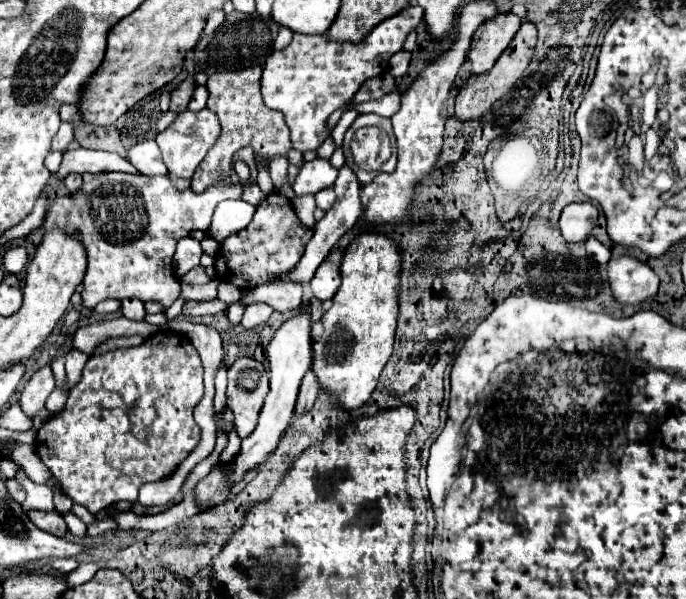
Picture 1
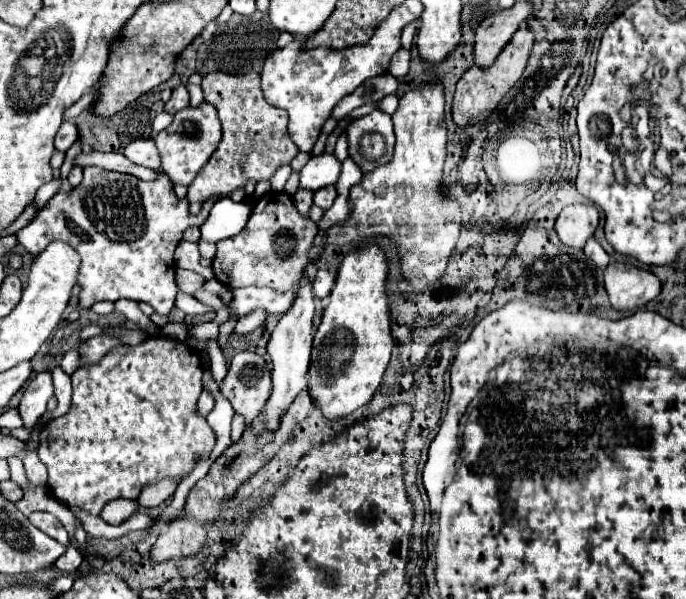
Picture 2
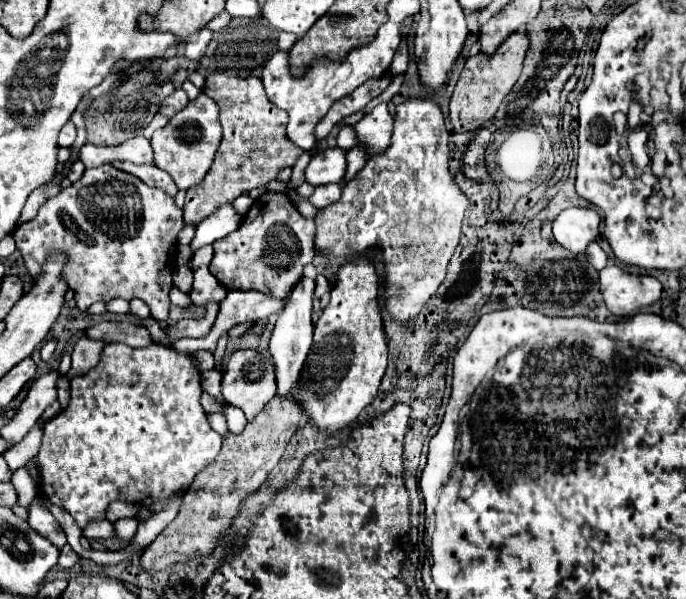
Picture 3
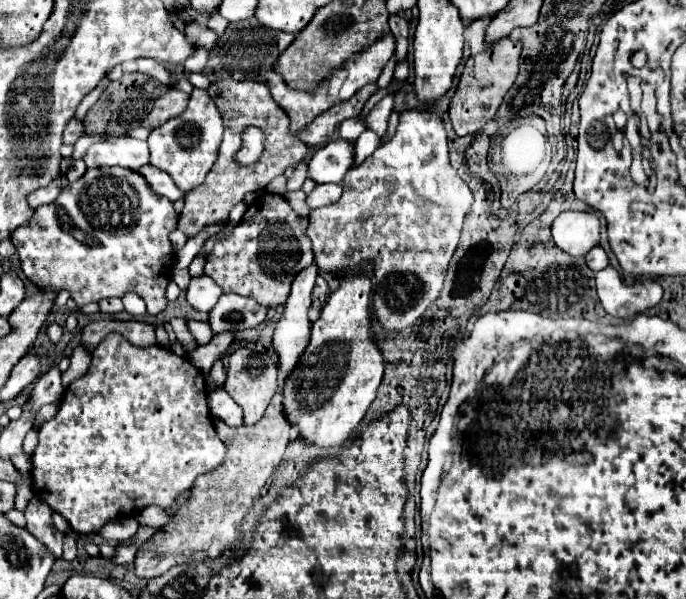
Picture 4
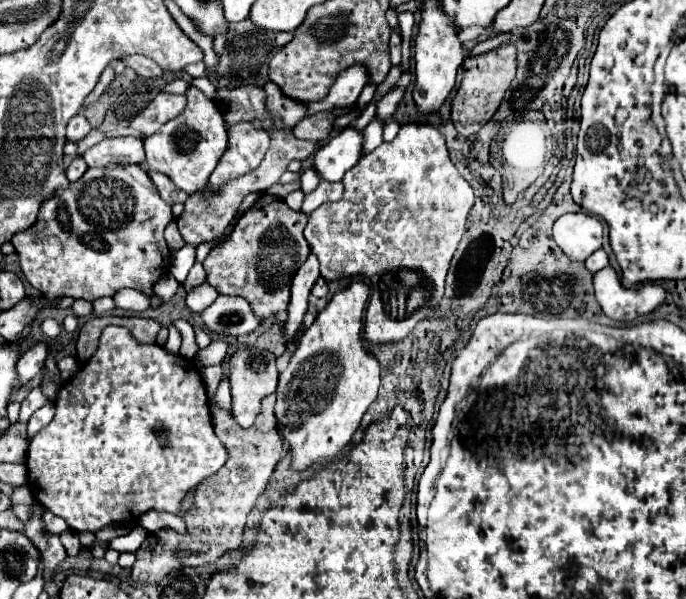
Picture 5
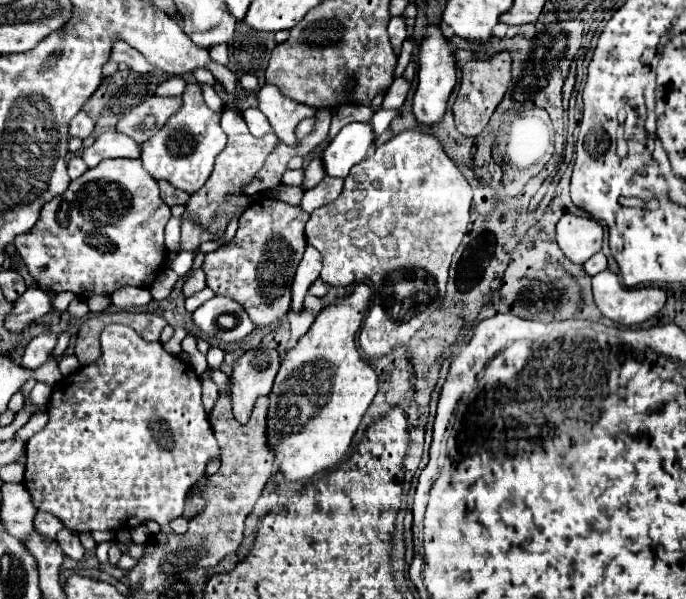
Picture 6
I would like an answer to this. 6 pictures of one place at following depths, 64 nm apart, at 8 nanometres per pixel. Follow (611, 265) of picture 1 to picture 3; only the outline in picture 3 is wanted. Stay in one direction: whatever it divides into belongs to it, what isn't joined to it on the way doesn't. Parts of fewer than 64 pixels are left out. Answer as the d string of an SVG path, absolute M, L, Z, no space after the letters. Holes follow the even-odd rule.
M606 266L604 270L600 270L600 292L606 302L606 308L614 316L628 318L628 316L634 316L636 312L640 312L644 306L658 302L660 292L662 292L662 284L654 276L632 276L632 274L622 272L618 266Z

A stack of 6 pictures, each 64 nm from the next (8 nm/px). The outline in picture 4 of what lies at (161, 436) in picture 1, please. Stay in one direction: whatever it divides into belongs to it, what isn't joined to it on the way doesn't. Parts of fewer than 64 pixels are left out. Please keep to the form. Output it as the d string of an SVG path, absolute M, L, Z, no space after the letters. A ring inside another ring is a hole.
M110 332L98 344L98 348L92 352L92 364L88 368L88 372L84 376L80 376L78 380L74 380L64 390L64 396L58 404L58 414L50 422L46 422L38 428L38 446L34 448L34 452L30 456L32 458L32 470L30 470L32 492L34 492L34 496L42 494L40 500L44 500L56 514L64 516L74 532L98 532L112 518L136 516L146 506L160 506L160 508L166 508L166 510L168 508L174 510L176 498L182 496L184 492L188 492L198 476L204 476L204 474L216 470L224 462L224 456L226 456L224 442L218 438L218 434L214 430L212 416L210 416L210 410L208 410L208 404L206 404L204 374L200 370L196 370L188 358L176 356L168 348L162 348L162 346L156 346L156 344L146 346L146 348L138 348L138 346L128 344L128 340L124 340L124 336L120 336L118 332Z

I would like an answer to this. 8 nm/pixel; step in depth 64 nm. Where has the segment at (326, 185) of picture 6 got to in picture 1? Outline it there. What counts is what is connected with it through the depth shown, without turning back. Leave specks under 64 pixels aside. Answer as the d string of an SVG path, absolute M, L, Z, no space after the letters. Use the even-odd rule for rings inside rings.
M324 188L324 192L316 194L316 206L322 208L322 210L330 210L332 204L334 204L334 200L336 200L334 188Z

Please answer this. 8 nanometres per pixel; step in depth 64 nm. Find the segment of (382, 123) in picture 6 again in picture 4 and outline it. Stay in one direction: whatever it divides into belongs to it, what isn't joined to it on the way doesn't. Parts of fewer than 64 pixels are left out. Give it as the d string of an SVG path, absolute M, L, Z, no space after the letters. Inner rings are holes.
M366 128L366 130L360 134L360 138L356 140L356 162L354 162L354 166L362 164L378 146L380 146L378 134L374 134L370 128Z

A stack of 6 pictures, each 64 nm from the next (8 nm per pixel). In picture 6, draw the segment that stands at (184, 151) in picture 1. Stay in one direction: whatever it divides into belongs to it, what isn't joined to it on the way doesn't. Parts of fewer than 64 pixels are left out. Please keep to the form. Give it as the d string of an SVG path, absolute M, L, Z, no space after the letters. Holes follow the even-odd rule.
M186 84L182 102L180 110L168 118L164 128L142 144L140 160L156 180L168 180L174 188L192 194L204 186L212 174L216 156L224 150L228 140L220 128L220 116L204 104L200 84Z

